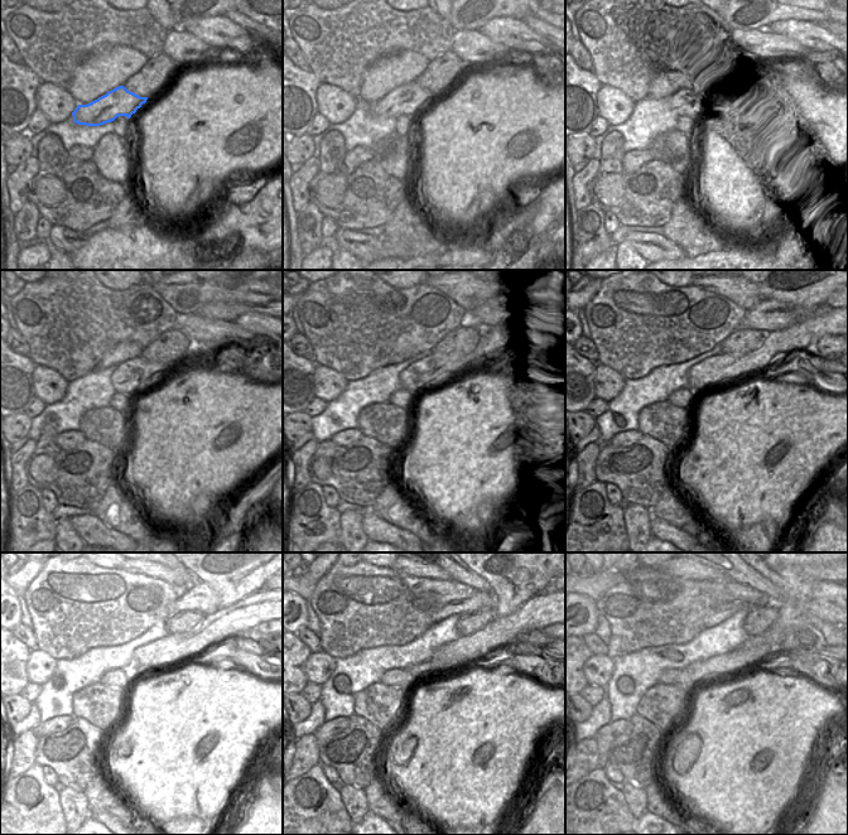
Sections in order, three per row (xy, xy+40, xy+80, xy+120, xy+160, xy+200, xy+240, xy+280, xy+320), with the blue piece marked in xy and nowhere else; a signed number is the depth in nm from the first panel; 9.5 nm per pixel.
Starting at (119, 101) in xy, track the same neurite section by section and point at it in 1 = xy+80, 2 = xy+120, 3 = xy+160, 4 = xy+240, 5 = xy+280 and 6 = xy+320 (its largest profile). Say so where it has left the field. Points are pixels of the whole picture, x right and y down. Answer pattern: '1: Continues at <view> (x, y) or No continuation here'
1: Continues at xy+80 (690, 97)
2: Continues at xy+120 (133, 375)
3: Continues at xy+160 (435, 368)
4: Continues at xy+240 (174, 650)
5: Continues at xy+280 (533, 614)
6: Continues at xy+320 (819, 608).

